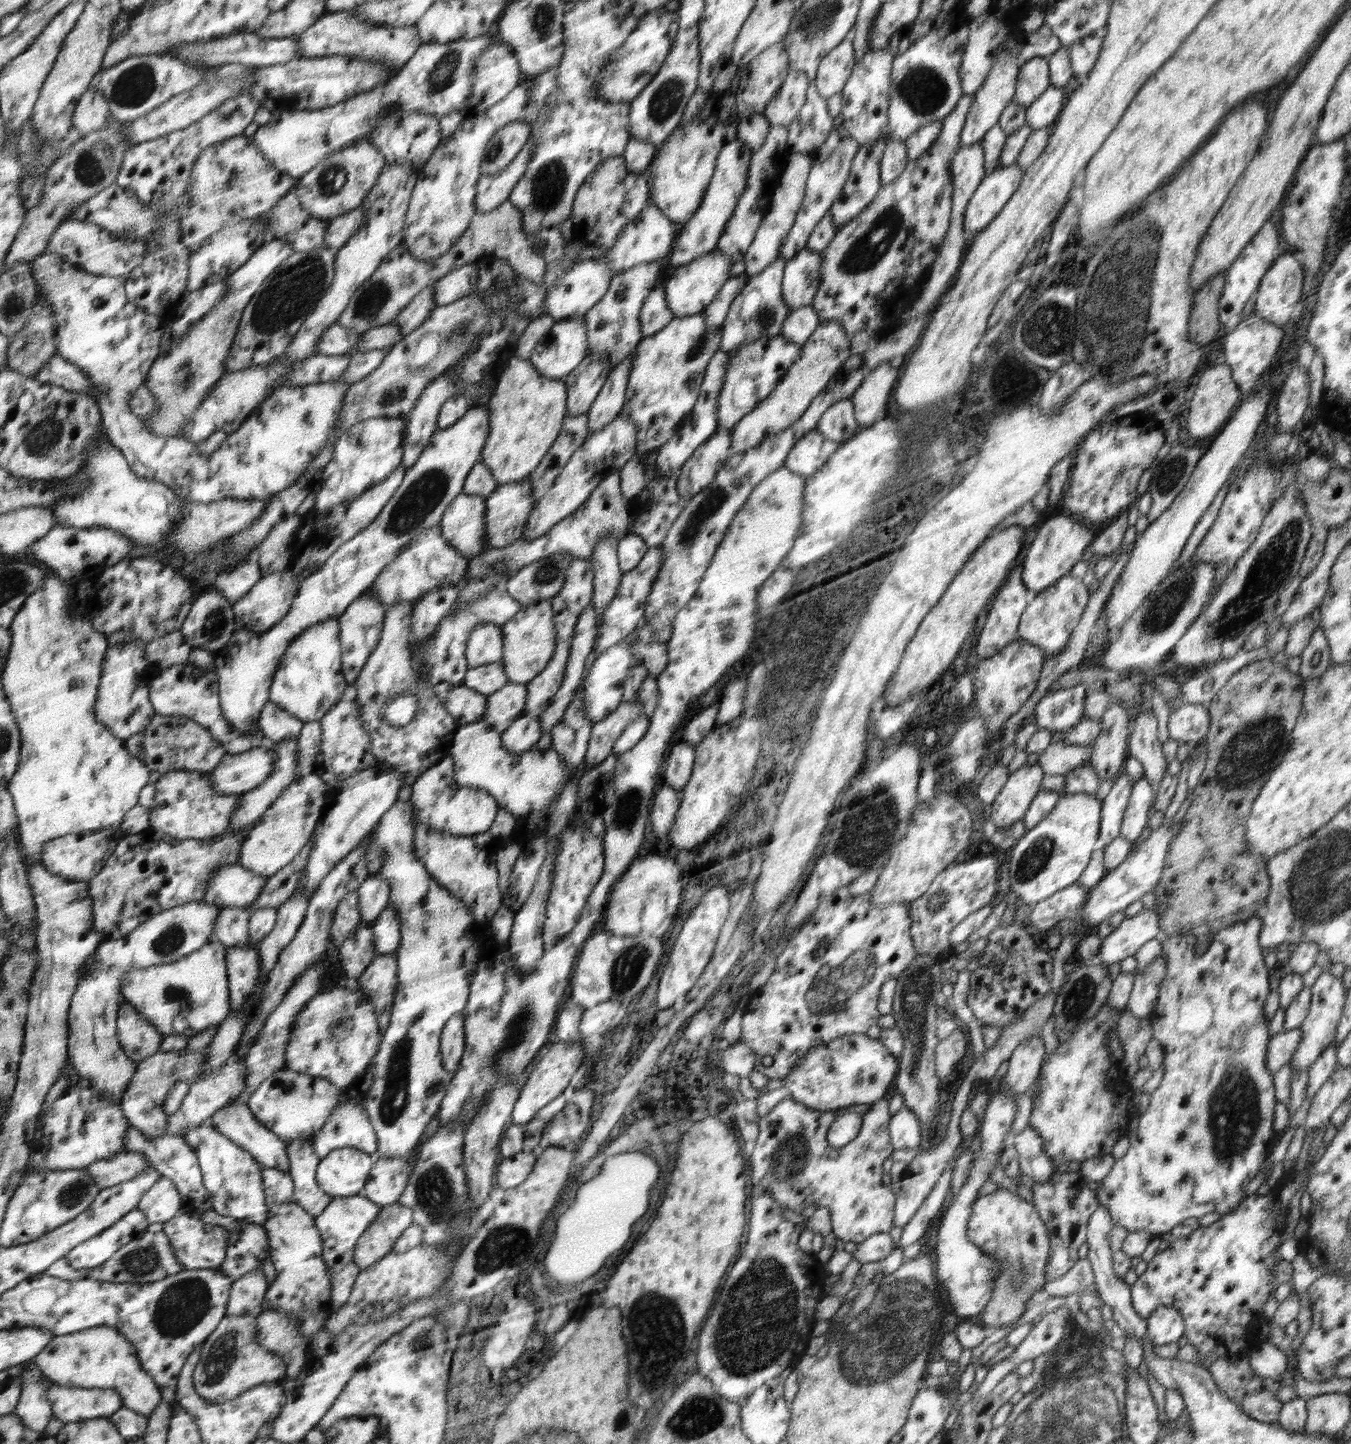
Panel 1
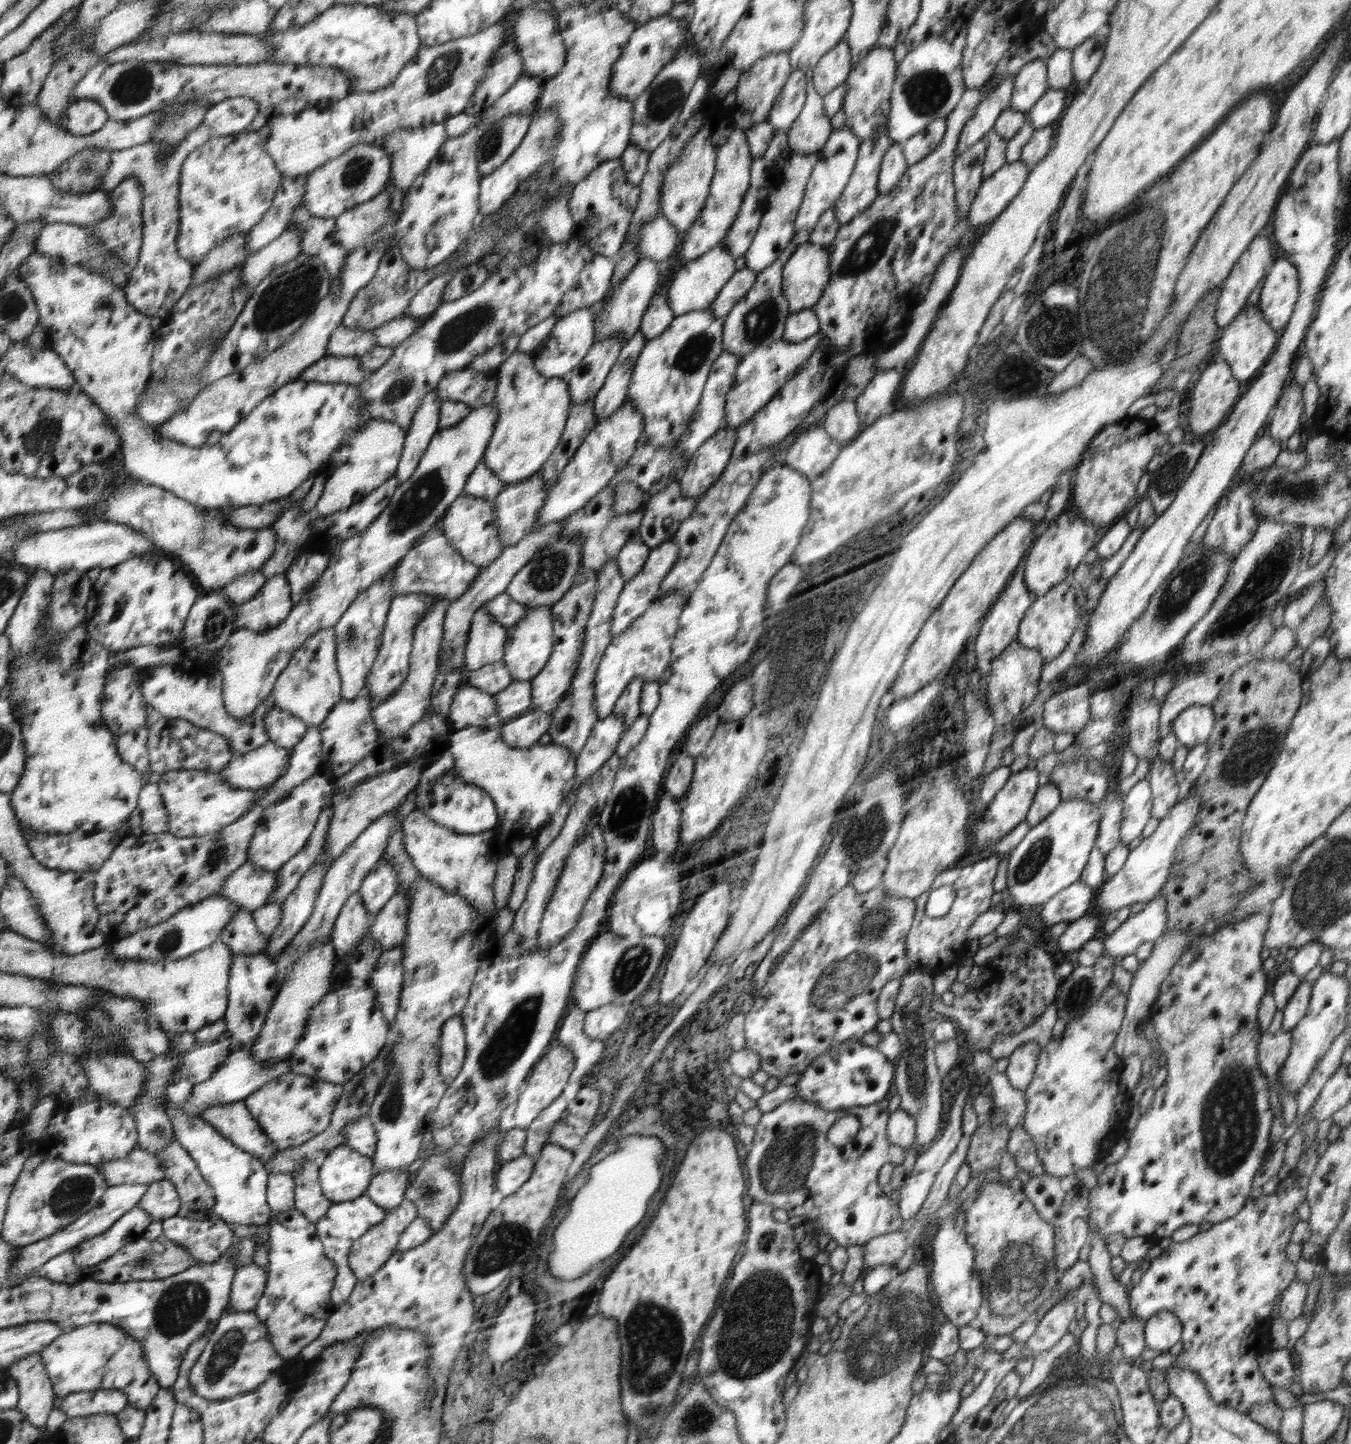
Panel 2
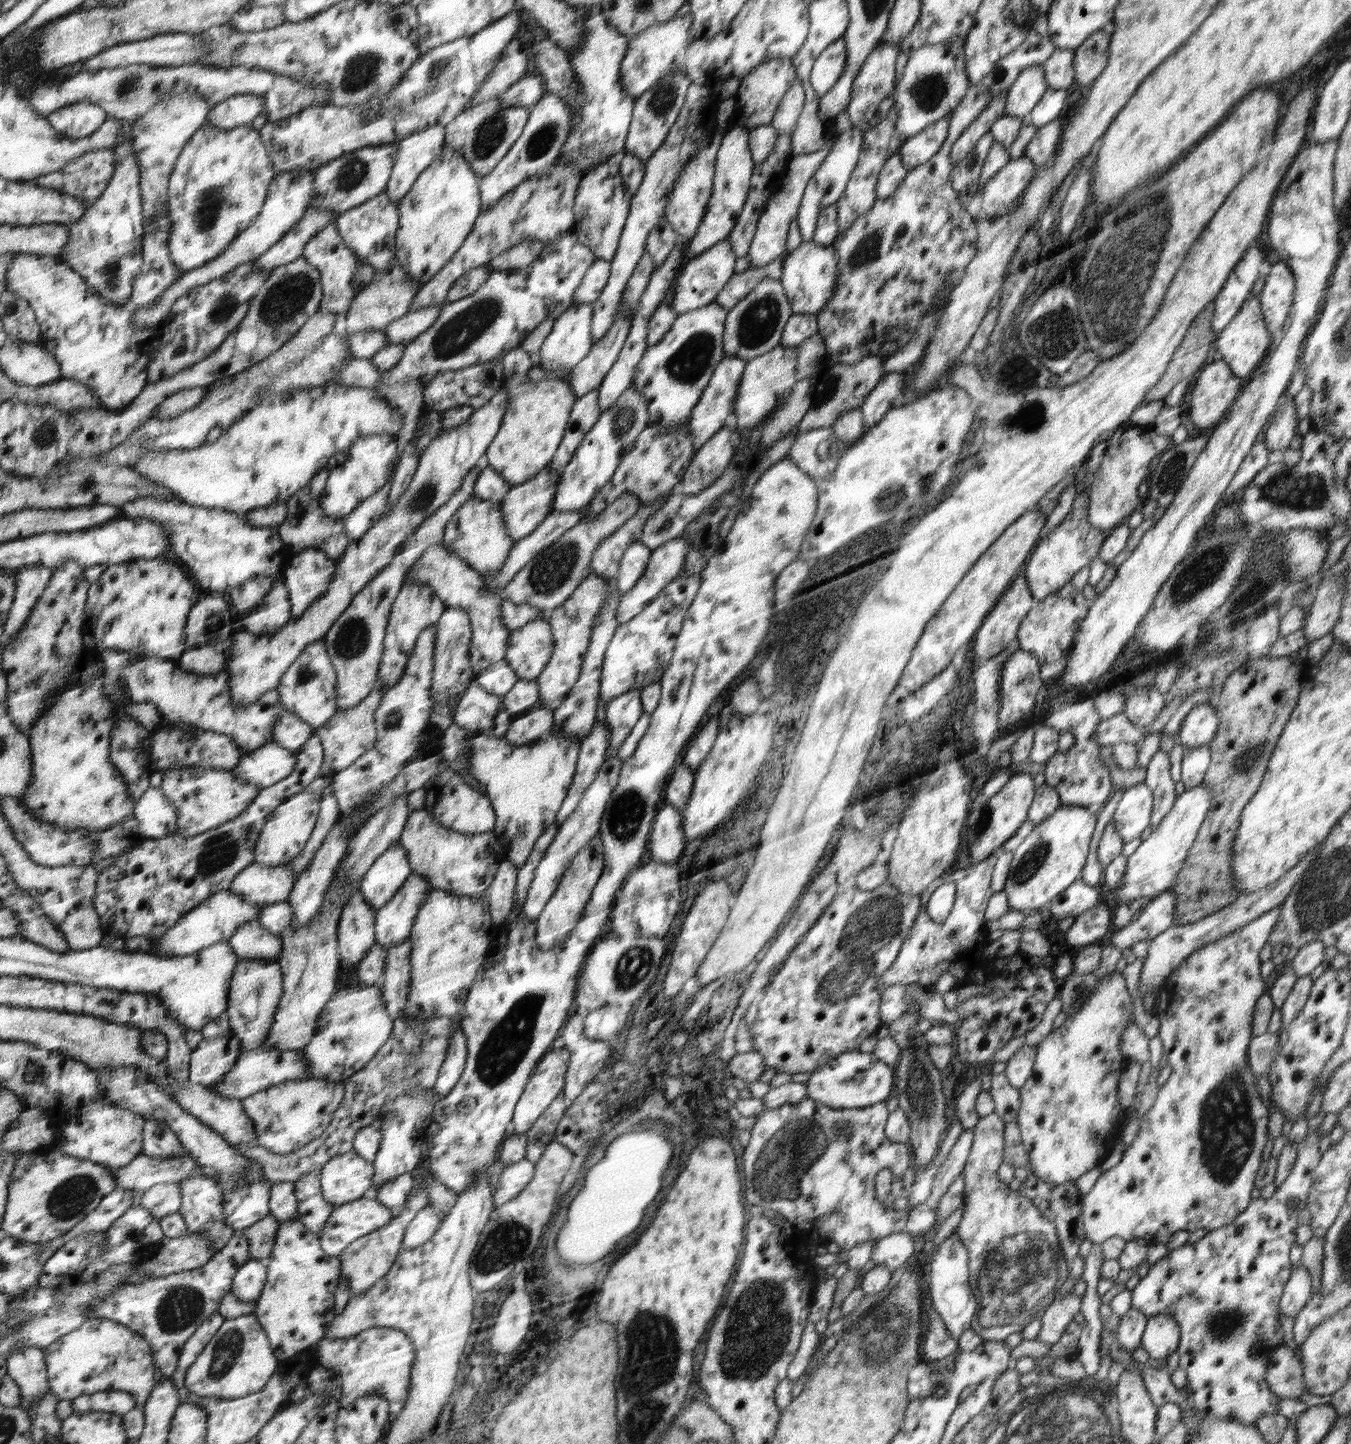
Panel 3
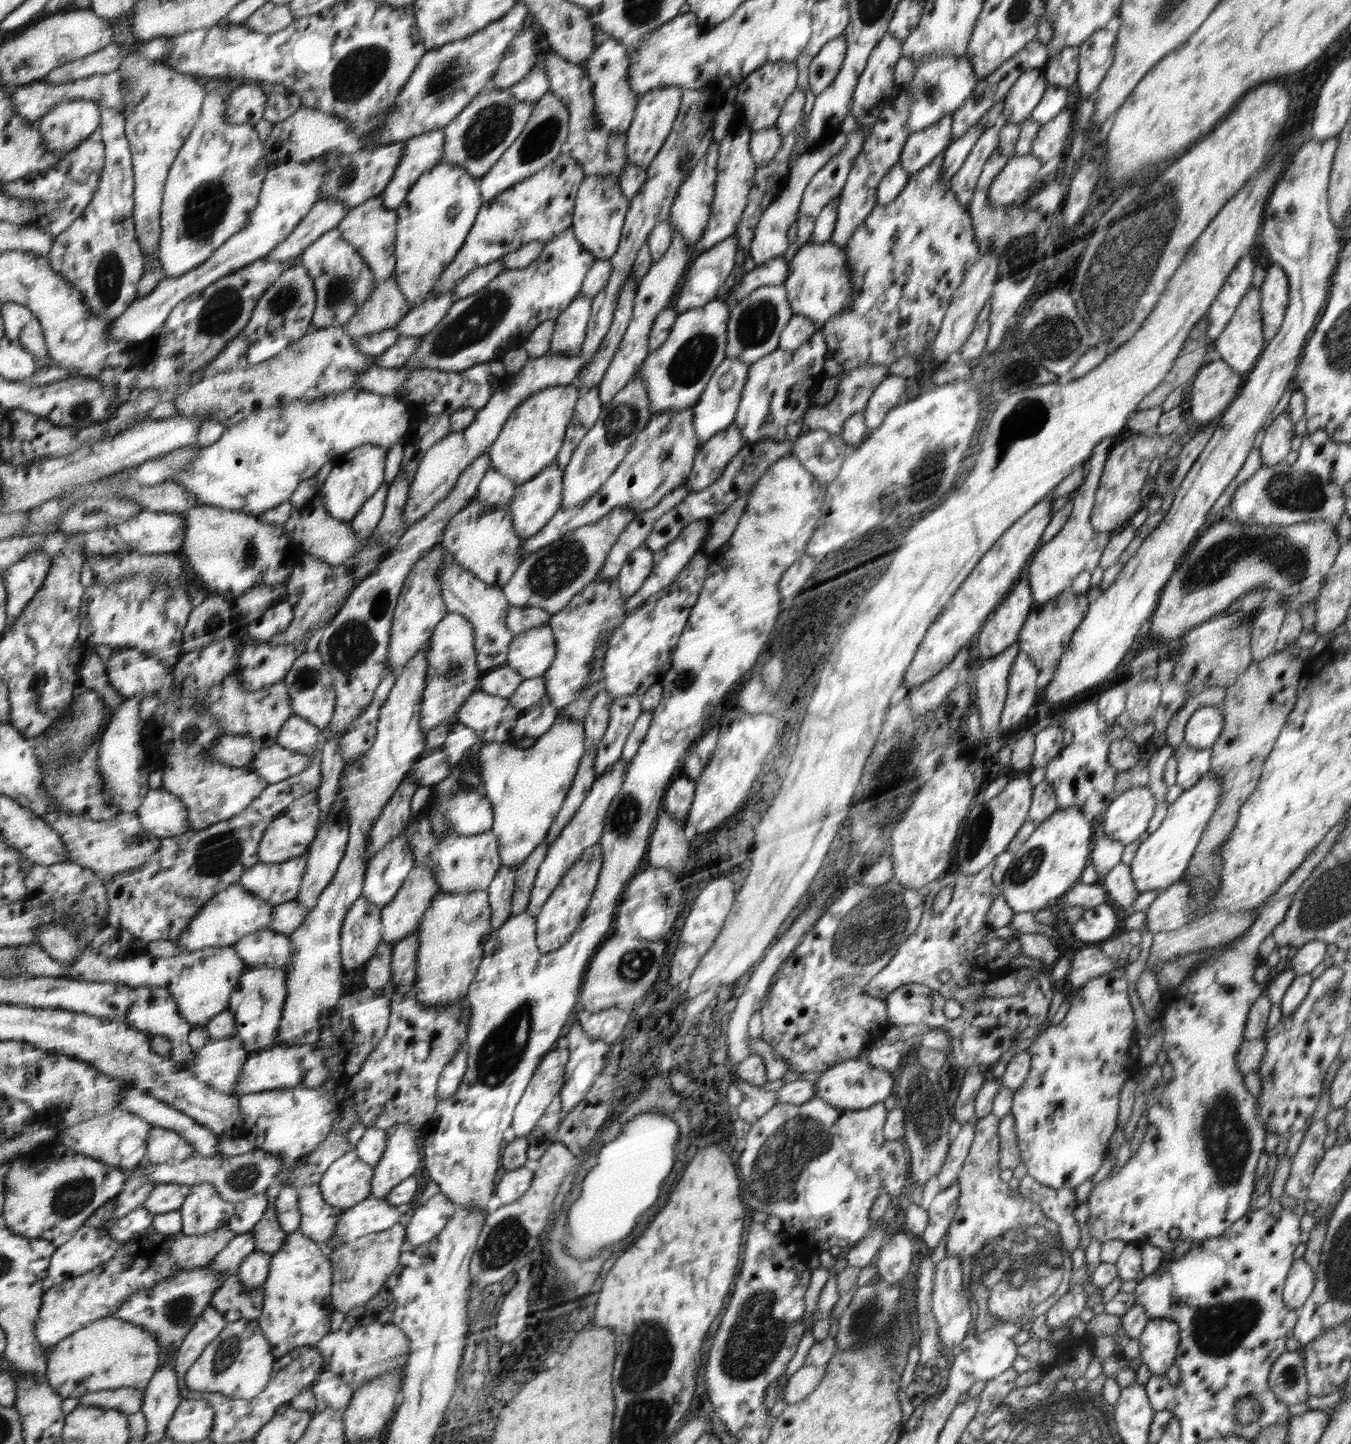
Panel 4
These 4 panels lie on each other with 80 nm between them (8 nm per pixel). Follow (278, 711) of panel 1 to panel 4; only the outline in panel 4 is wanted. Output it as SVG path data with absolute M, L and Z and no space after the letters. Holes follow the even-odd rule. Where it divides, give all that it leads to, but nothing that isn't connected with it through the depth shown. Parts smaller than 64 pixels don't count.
M290 715L277 736L277 745L297 753L311 754L321 745L321 728L298 715Z

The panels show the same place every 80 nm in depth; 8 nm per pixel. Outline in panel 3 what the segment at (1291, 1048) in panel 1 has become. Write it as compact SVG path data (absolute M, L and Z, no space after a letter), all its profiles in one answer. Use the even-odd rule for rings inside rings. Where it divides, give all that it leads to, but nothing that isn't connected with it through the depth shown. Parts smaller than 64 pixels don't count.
M1265 1033L1252 1038L1252 1042L1247 1048L1247 1063L1255 1076L1266 1076L1278 1044L1280 1044L1280 1039L1276 1033Z

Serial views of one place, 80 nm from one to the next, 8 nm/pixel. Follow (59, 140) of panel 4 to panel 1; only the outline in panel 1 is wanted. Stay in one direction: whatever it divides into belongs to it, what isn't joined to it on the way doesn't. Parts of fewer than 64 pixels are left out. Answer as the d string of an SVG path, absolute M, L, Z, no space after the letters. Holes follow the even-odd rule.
M88 90L80 96L73 112L73 134L82 136L101 126L109 118L109 106L103 92Z

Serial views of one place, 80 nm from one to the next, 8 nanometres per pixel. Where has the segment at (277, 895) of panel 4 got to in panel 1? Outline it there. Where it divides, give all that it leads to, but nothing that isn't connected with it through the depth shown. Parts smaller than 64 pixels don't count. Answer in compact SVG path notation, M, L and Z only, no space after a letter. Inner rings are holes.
M223 864L209 878L202 901L221 907L250 907L264 889L268 878L254 874L240 864Z

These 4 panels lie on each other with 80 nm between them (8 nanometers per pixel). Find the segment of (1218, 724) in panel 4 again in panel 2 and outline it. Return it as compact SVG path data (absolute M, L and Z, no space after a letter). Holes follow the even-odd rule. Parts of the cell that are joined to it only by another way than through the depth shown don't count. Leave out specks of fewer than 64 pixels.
M1195 705L1186 708L1173 721L1170 731L1174 732L1178 744L1191 749L1209 739L1215 716L1210 705Z

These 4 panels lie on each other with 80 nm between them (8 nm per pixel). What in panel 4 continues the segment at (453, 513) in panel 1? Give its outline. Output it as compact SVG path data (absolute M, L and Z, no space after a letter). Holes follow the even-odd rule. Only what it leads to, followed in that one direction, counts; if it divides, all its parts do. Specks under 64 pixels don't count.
M508 507L487 508L476 520L470 518L470 508L460 510L445 526L442 535L442 548L462 566L473 571L482 582L490 587L501 589L512 578L518 568L522 543L525 538L516 534L512 515Z

